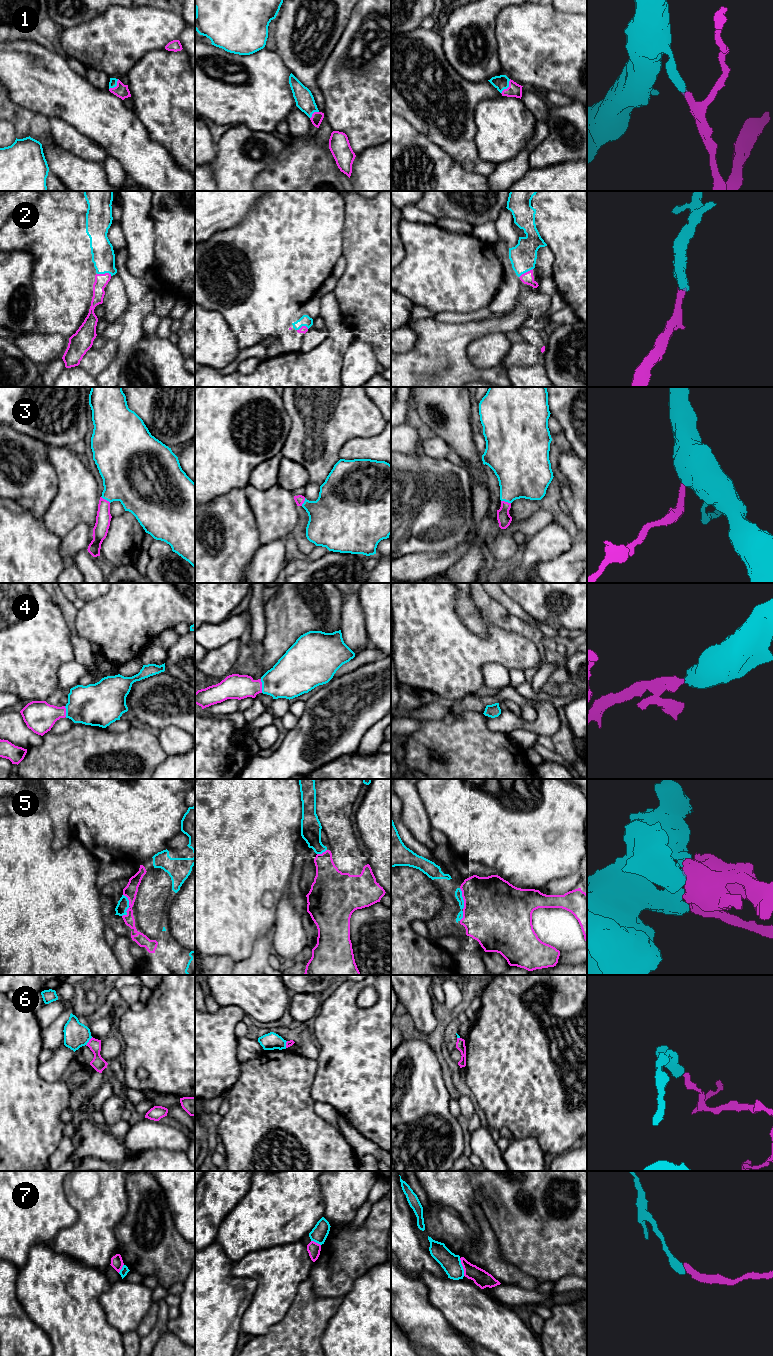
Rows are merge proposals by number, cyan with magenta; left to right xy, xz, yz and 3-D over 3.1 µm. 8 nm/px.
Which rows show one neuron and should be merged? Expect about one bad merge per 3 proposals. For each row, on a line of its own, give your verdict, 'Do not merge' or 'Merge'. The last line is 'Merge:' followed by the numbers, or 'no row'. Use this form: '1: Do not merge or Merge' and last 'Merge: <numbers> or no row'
1: Merge
2: Merge
3: Merge
4: Merge
5: Merge
6: Do not merge
7: Do not merge
Merge: 1, 2, 3, 4, 5

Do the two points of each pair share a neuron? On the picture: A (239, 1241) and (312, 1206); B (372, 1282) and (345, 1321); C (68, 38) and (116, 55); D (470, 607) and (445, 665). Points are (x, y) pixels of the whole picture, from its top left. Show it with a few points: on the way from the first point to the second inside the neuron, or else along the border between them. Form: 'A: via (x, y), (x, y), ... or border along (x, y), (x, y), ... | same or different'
A: via (257, 1225), (266, 1216), (279, 1208), (294, 1206) | same
B: via (372, 1292), (355, 1311) | same
C: via (80, 42), (104, 43) | same
D: border along (456, 600), (458, 616), (474, 633), (482, 637) | different

